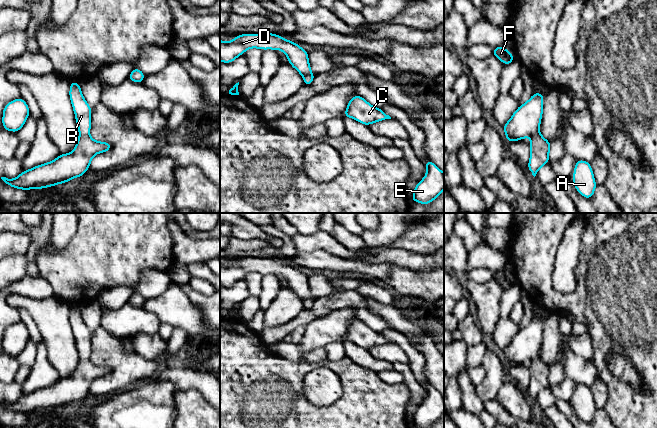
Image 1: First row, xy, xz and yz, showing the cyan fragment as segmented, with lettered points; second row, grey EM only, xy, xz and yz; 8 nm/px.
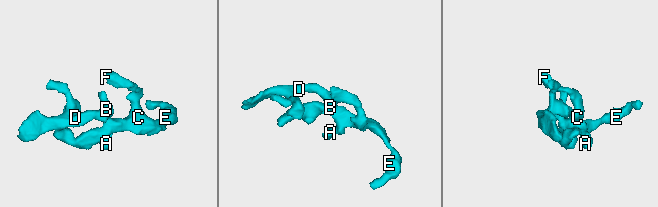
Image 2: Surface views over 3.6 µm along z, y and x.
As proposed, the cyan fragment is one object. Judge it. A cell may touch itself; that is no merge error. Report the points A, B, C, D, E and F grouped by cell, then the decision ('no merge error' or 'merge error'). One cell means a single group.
A B C D E F | no merge error

